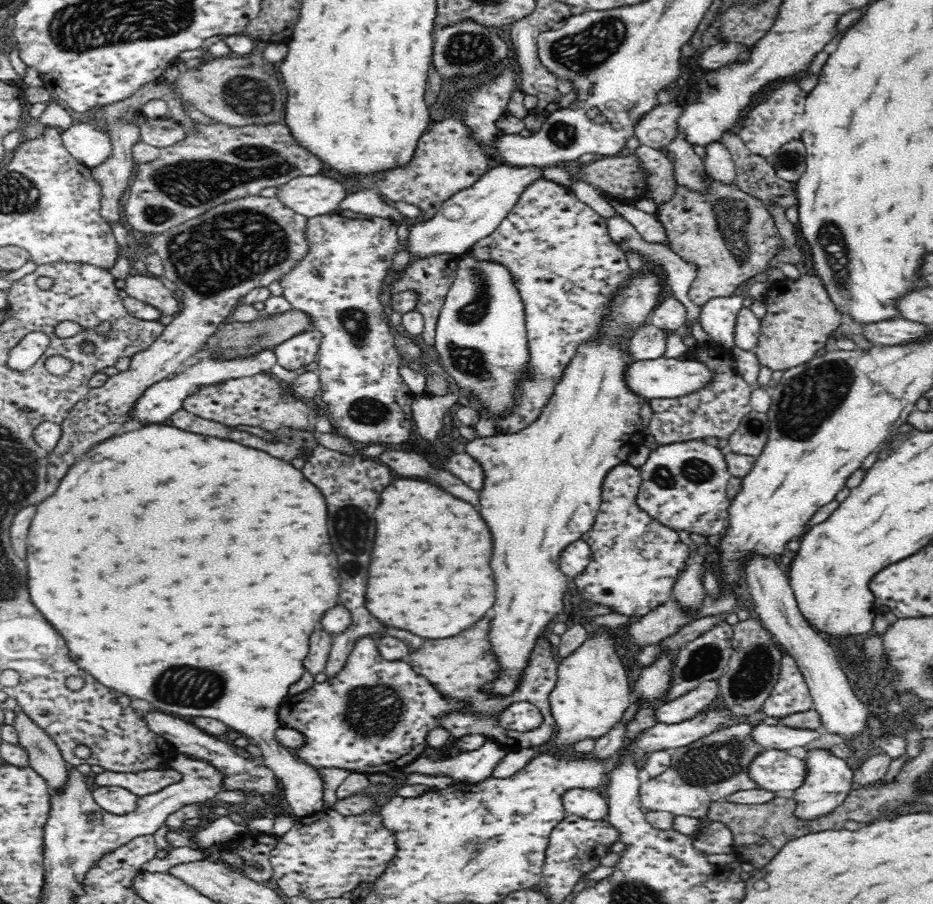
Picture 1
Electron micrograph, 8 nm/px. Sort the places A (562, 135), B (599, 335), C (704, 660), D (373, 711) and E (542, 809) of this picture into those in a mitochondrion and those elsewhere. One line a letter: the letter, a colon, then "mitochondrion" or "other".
A: mitochondrion
B: other
C: mitochondrion
D: mitochondrion
E: other

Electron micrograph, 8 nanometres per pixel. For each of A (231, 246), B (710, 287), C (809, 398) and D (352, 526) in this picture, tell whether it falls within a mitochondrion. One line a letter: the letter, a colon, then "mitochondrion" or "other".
A: mitochondrion
B: other
C: mitochondrion
D: mitochondrion

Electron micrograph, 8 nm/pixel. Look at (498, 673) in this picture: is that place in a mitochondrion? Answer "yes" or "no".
no

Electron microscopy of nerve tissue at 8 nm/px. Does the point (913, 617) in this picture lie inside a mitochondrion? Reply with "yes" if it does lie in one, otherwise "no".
no

